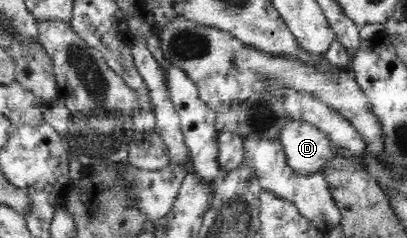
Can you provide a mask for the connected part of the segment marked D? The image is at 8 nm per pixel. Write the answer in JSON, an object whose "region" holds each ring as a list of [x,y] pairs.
{"region":[[[288,120],[279,139],[284,146],[288,166],[300,176],[320,172],[338,155],[348,157],[348,151],[332,144],[322,129],[304,121]]]}

